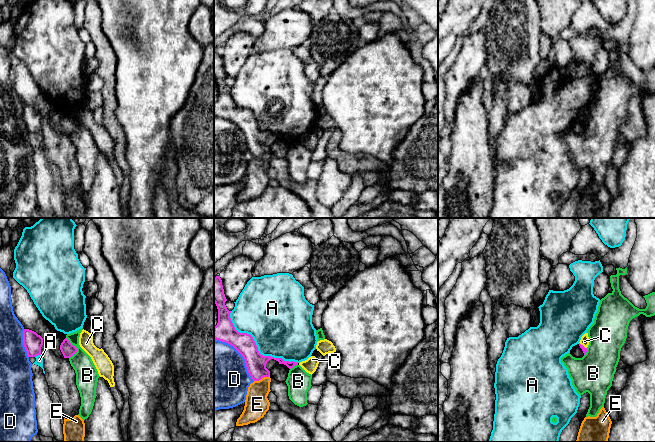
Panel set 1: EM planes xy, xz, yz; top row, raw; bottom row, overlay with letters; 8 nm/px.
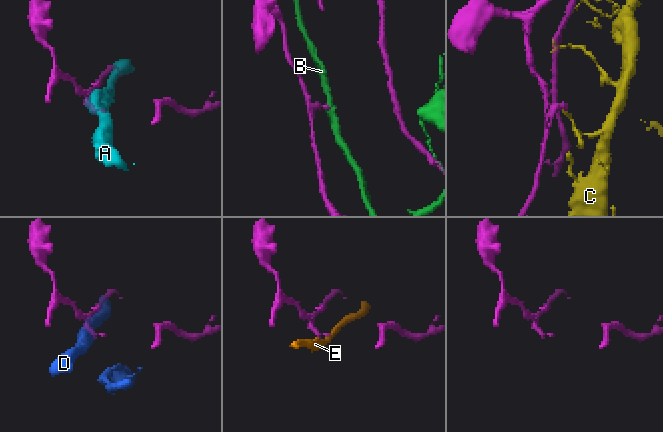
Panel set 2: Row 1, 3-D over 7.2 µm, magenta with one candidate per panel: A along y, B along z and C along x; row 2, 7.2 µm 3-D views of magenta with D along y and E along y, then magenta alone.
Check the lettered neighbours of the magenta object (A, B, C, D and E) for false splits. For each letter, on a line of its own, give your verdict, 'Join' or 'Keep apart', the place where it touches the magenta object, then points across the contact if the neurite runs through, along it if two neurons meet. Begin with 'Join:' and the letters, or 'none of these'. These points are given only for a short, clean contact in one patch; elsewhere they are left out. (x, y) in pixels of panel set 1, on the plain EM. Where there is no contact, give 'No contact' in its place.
Join: none of these
A: Keep apart. Touches magenta at xz (257, 123)
B: Keep apart. Touches magenta at xy (76, 124). Boundary: xy (66, 113), (76, 124), (76, 127), (69, 134)
C: Keep apart. Touches magenta at yz (582, 121)
D: Keep apart. Touches magenta at xz (240, 129)
E: Keep apart. Touches magenta at xz (261, 154). Boundary: xz (269, 151), (254, 157)

